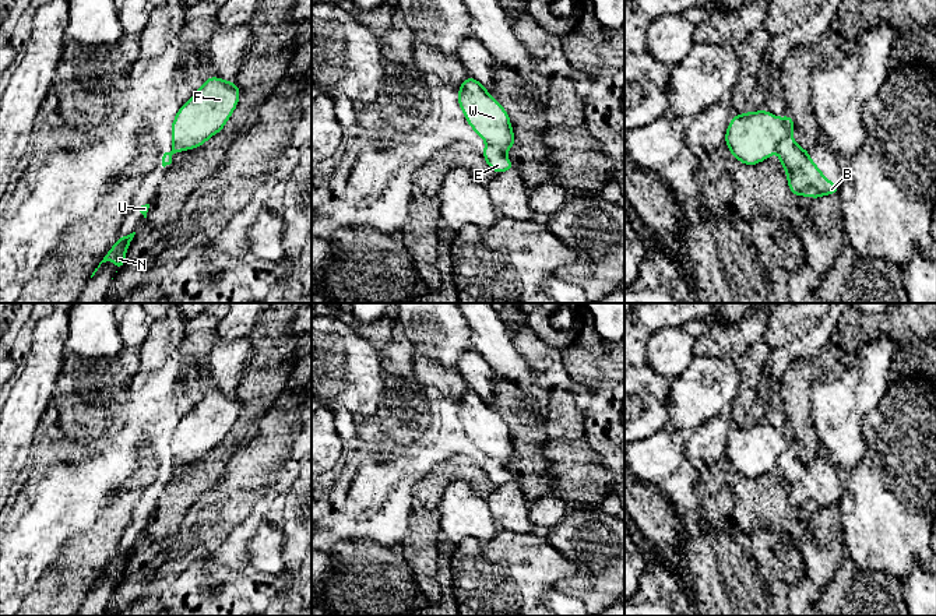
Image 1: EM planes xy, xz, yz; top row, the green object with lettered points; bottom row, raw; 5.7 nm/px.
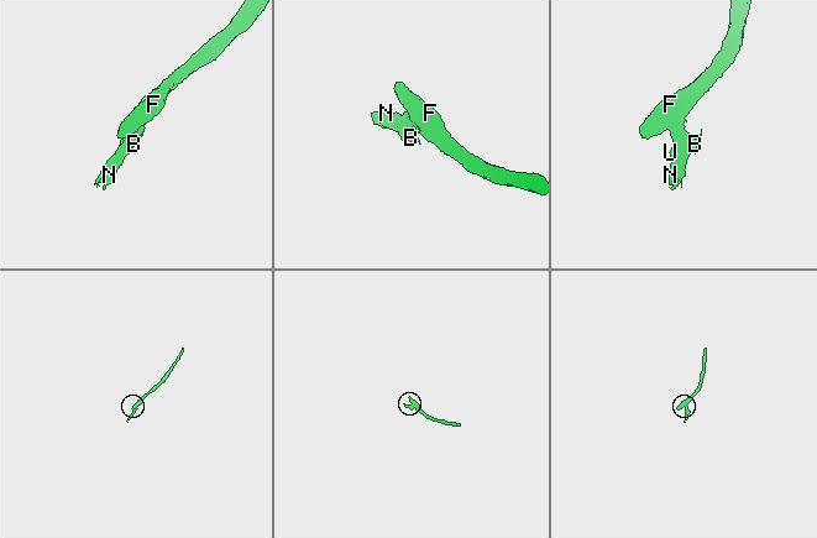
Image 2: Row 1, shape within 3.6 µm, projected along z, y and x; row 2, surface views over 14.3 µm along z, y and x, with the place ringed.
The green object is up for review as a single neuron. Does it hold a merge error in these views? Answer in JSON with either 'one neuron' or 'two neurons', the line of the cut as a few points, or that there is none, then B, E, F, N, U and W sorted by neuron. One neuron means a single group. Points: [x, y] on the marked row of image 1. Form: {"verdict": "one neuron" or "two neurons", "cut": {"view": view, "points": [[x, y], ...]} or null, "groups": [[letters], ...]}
{"verdict": "two neurons", "cut": {"view": "yz", "points": [[790, 136], [776, 148]]}, "groups": [["B", "E", "N", "U"], ["F", "W"]]}

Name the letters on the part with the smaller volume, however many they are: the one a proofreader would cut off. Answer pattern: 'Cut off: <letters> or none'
Cut off: B, E, N, U

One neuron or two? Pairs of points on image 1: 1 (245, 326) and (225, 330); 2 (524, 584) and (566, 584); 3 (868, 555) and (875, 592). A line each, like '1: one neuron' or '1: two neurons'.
1: one neuron
2: two neurons
3: two neurons

